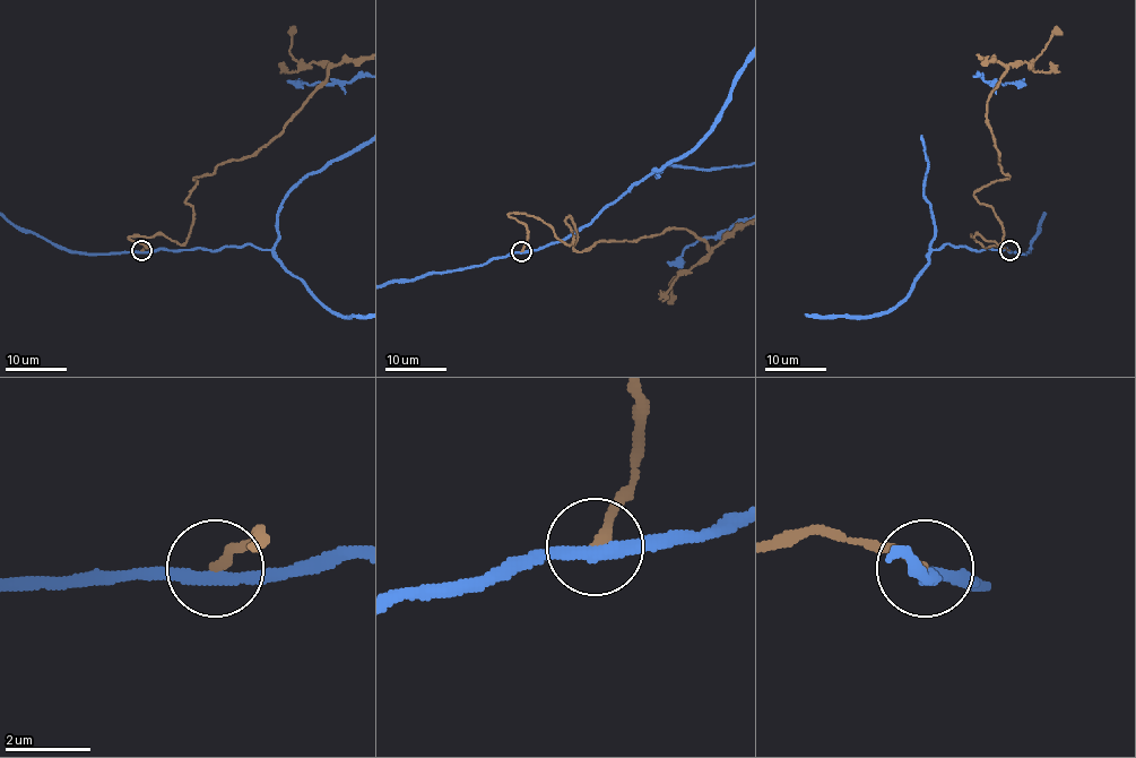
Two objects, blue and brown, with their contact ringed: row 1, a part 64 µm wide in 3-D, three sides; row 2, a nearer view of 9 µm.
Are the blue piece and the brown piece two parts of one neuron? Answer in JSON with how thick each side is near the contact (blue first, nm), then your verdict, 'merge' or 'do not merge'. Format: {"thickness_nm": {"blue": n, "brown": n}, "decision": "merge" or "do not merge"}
{"thickness_nm": {"blue": 280, "brown": 180}, "decision": "do not merge"}

